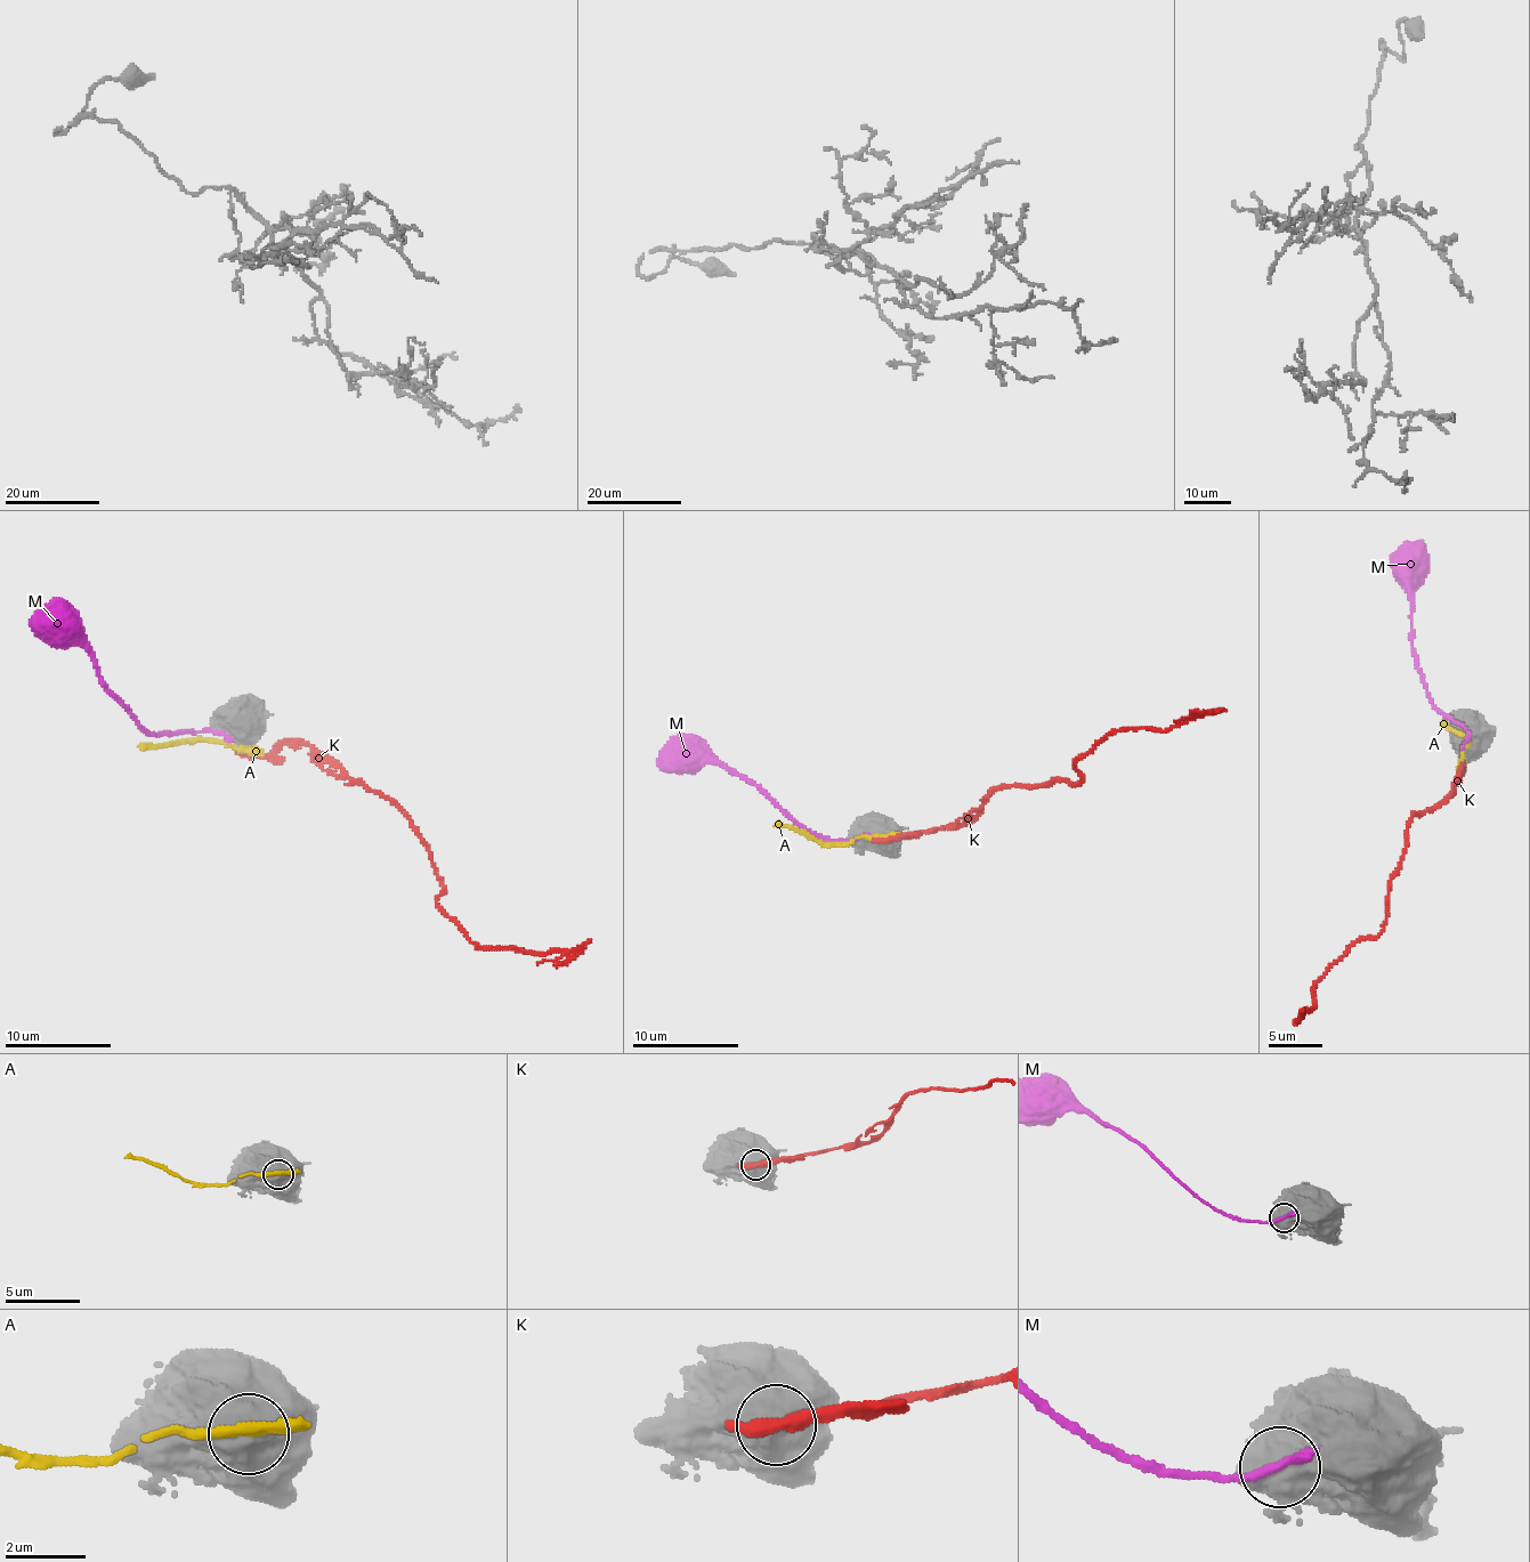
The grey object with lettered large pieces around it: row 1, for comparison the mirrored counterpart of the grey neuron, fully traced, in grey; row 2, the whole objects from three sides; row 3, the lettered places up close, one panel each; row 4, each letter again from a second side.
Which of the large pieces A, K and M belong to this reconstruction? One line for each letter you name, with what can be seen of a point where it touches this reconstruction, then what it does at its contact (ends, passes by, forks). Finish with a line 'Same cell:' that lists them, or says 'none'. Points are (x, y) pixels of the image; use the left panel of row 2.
K: contact (248, 750); it passes by
Same cell: K

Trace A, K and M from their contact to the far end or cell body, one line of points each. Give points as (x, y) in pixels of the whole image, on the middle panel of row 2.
A: (883, 836), (818, 843), (786, 825), (774, 826)
K: (885, 840), (963, 824), (1006, 784), (1075, 784), (1073, 761), (1109, 734), (1167, 730), (1225, 710)
M: (858, 838), (824, 840), (792, 819), (780, 807), (726, 765), (660, 754)

